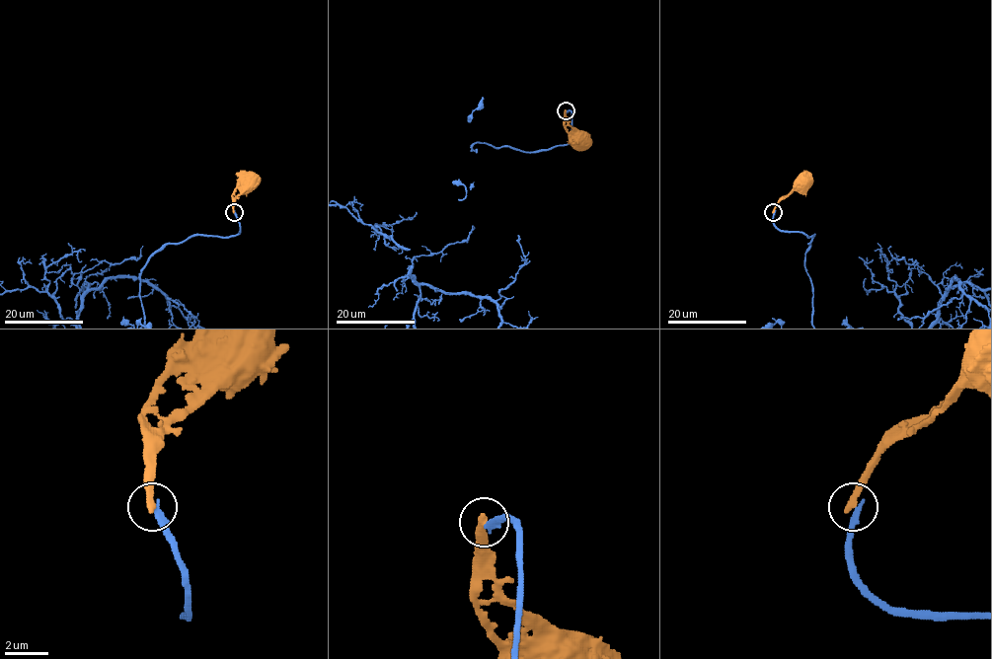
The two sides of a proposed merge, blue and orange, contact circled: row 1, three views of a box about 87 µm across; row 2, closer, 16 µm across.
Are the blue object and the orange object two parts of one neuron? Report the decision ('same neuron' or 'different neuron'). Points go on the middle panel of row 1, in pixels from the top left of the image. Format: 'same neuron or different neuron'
different neuron

